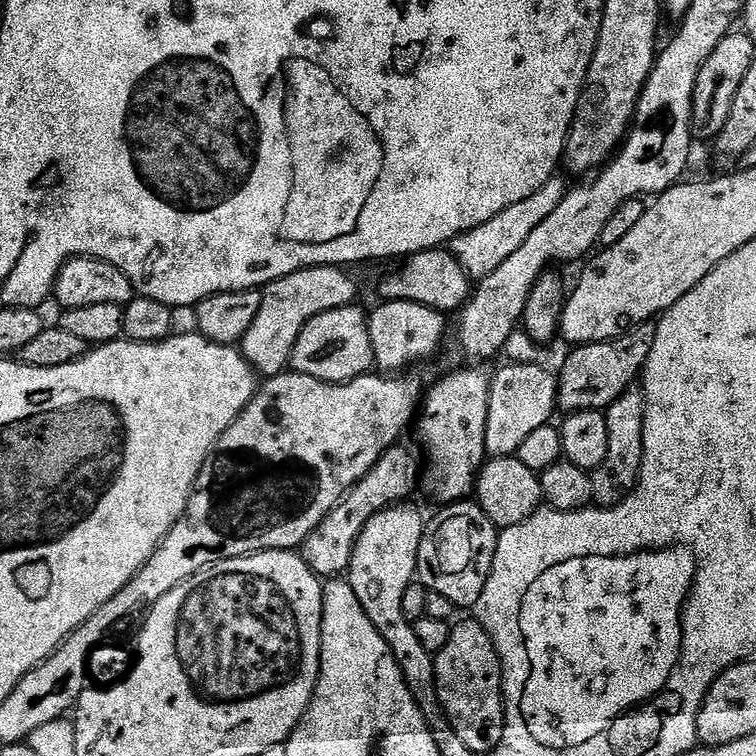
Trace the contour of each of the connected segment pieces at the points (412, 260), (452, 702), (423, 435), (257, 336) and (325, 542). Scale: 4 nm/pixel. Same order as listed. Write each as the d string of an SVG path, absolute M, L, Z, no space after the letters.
M443 247L418 252L403 261L400 272L388 276L380 284L380 292L385 301L409 300L415 304L425 304L436 312L455 313L463 308L470 295L470 277L451 251Z
M475 618L457 619L446 646L435 653L436 696L458 738L477 754L491 754L502 742L504 729L504 689L500 678L500 659L490 634Z
M468 367L472 368L466 369L465 372L452 372L449 376L442 377L441 380L429 390L429 392L427 389L426 395L422 400L422 407L418 412L418 418L420 414L420 440L424 443L425 450L428 451L428 460L426 456L426 468L428 464L428 473L426 473L425 476L423 473L422 484L423 487L424 484L428 487L428 492L434 499L444 500L440 502L460 502L465 498L471 497L476 486L476 478L480 474L480 469L483 468L486 463L486 418L488 417L488 389L490 387L490 380L487 375L484 377L483 374L476 369L479 367Z
M340 266L303 268L289 276L272 281L263 289L258 314L241 338L238 351L261 377L278 376L291 365L292 351L310 318L326 310L346 308L356 296L356 284Z
M397 442L386 449L378 458L378 462L368 473L356 483L344 497L337 502L334 510L314 526L314 530L304 540L302 555L321 578L340 578L345 575L352 561L354 546L370 518L382 510L399 505L412 491L418 488L418 472L416 467L422 460L415 456L404 442Z

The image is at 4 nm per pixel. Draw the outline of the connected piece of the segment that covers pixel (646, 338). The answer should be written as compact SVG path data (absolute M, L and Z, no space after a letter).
M649 322L637 324L635 328L617 336L615 340L604 340L601 344L582 344L571 349L572 353L564 360L564 365L558 371L556 382L556 402L565 413L590 412L607 410L620 395L637 383L643 373L644 363L648 361L650 350L654 346L656 324Z

